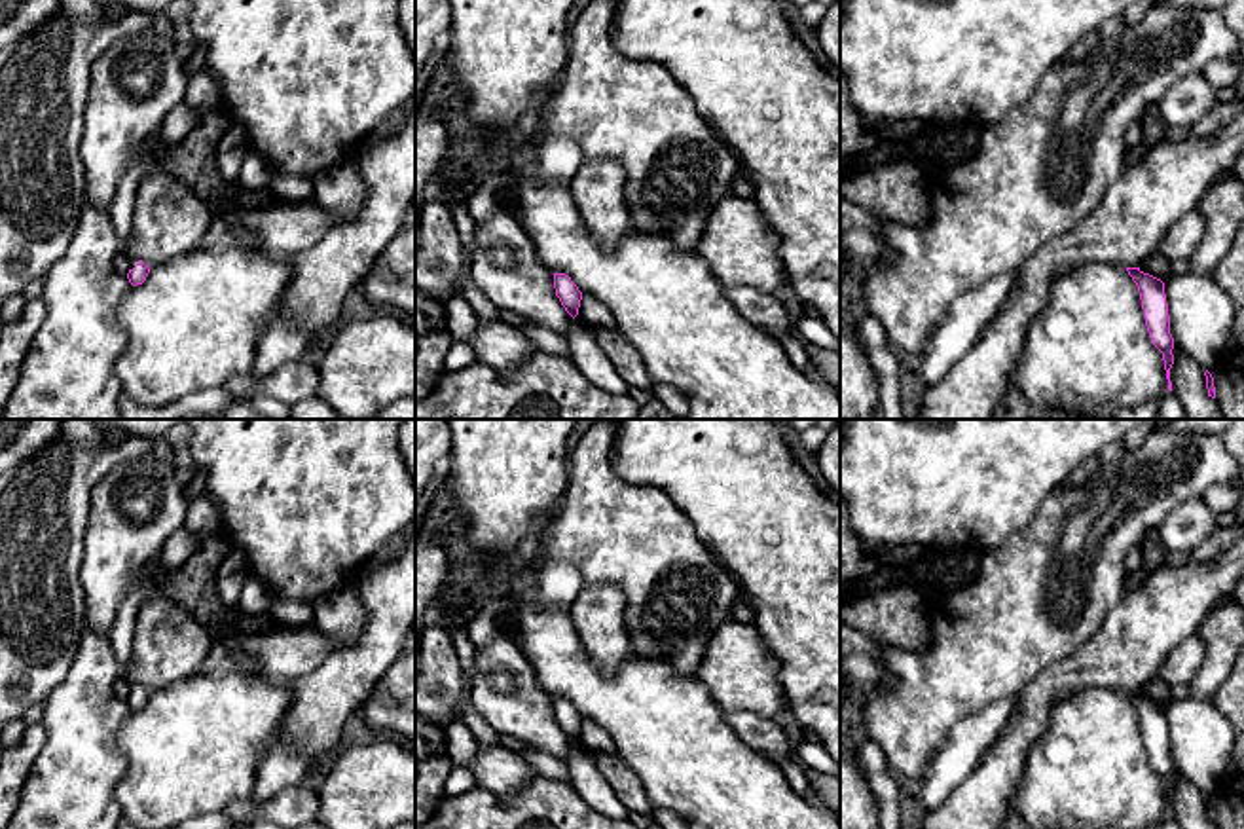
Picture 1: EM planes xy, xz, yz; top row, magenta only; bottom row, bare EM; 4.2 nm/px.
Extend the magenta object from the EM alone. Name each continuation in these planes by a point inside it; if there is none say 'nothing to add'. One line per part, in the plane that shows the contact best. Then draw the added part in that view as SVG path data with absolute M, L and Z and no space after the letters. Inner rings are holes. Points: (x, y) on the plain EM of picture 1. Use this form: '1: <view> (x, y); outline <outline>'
1: xy (122, 630); outline M131 592L121 603L116 615L116 620L108 630L110 645L112 645L116 662L119 664L119 679L123 679L129 685L129 694L133 694L138 689L135 681L125 677L125 672L131 660L137 617L144 601L146 601L146 596L142 592Z

